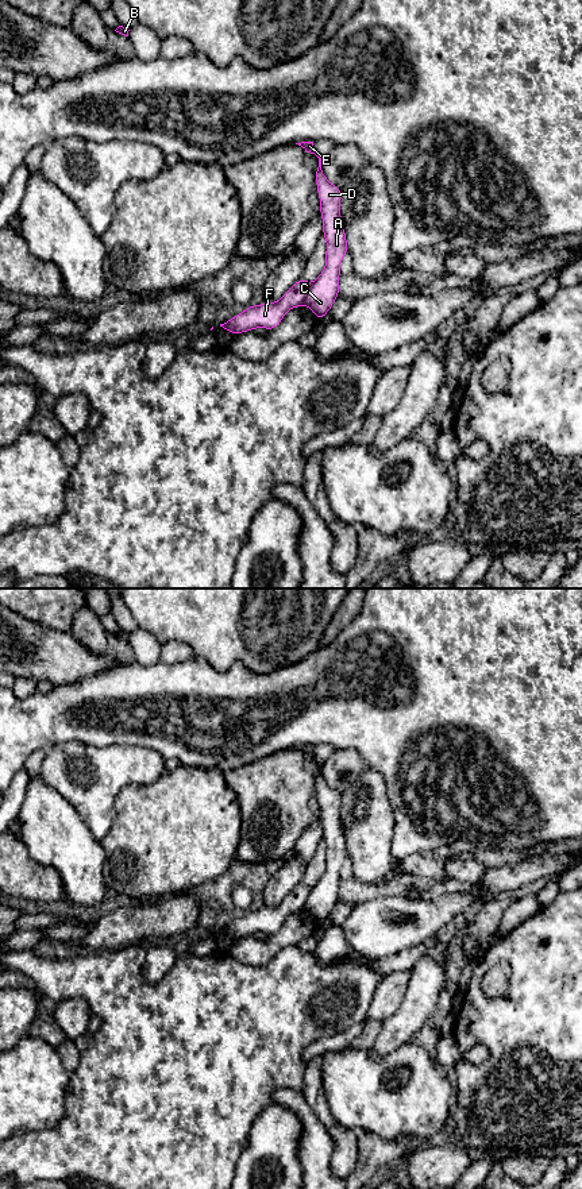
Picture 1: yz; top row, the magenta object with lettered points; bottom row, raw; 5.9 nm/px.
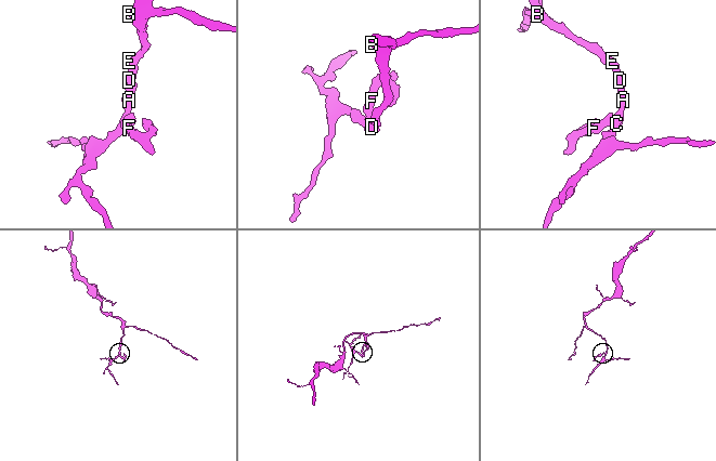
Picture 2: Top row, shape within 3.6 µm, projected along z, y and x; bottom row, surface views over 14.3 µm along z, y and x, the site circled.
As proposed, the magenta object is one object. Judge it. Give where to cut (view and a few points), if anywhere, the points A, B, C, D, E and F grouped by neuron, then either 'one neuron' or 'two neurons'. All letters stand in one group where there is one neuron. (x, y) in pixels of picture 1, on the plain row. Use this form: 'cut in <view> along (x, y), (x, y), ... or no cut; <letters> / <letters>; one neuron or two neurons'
cut in yz along (311, 888), (303, 908); A B C D E / F; two neurons

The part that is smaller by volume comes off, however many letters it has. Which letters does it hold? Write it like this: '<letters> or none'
F

